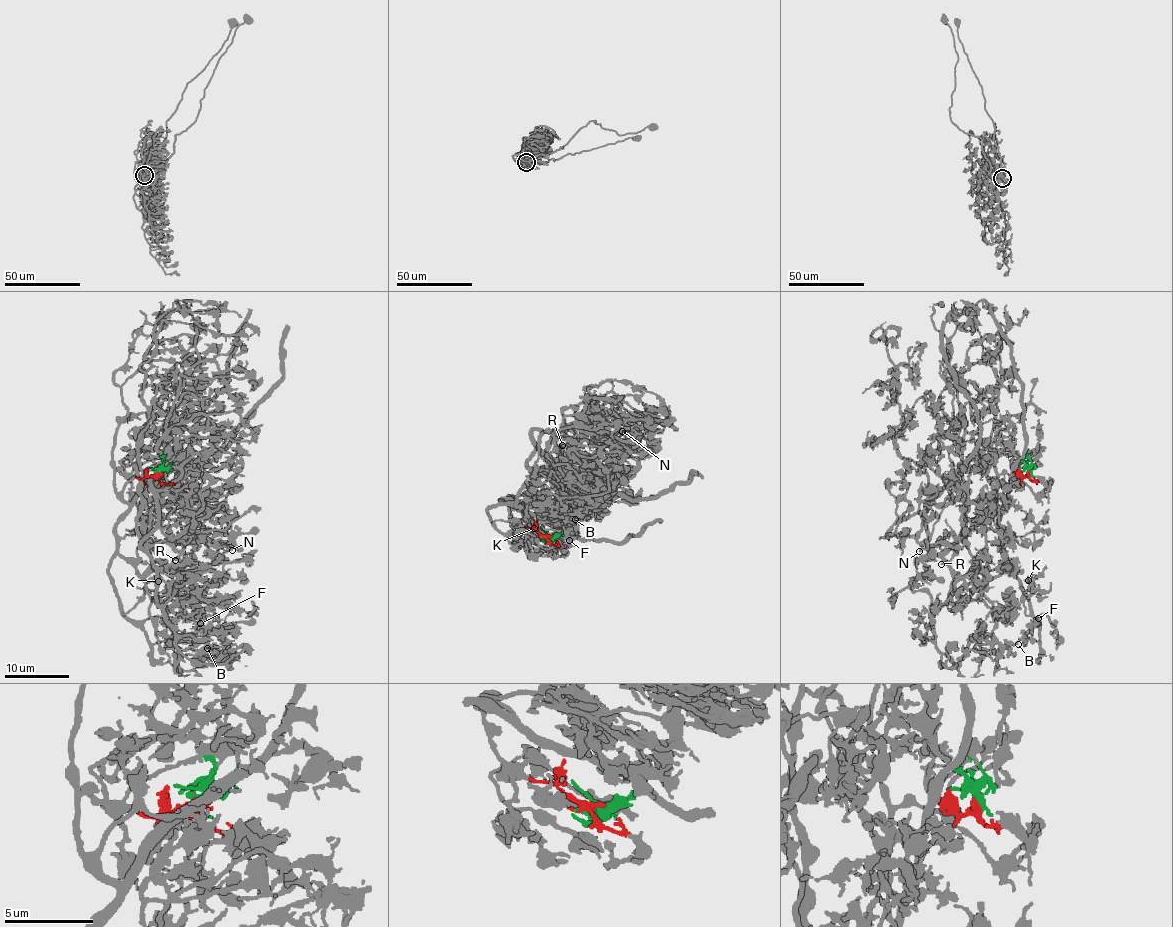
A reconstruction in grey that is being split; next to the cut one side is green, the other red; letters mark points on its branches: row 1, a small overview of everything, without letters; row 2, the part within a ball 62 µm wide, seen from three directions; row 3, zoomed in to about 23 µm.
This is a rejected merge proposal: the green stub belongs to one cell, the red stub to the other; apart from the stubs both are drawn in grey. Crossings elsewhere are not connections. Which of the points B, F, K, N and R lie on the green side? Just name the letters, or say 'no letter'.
N, R

